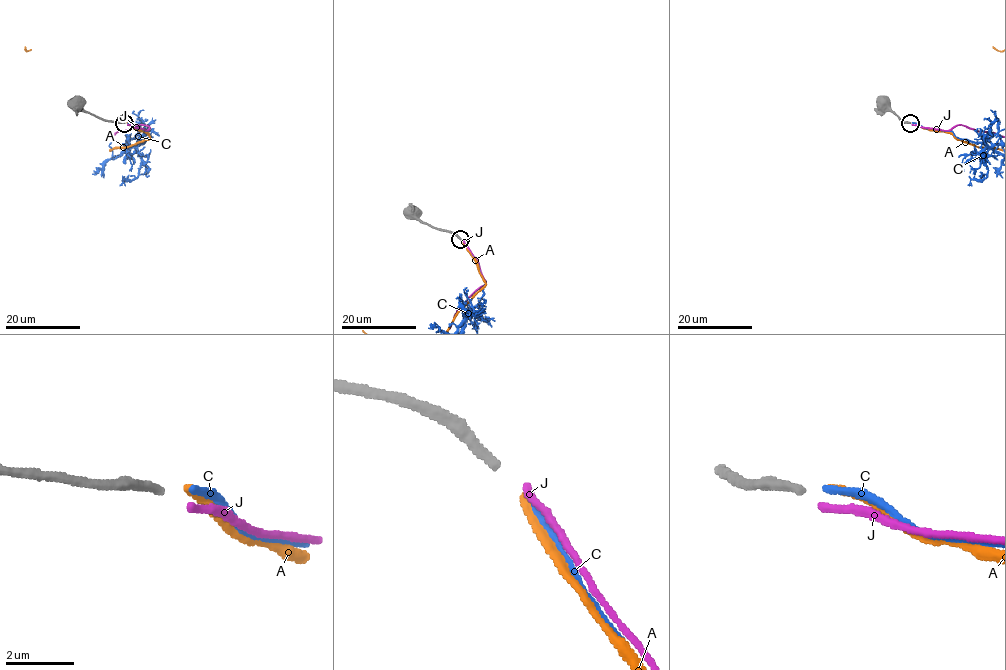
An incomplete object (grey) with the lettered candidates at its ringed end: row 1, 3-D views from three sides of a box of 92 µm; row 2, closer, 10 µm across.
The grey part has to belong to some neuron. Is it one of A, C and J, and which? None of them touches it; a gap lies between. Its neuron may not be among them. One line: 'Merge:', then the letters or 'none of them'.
Merge: A

